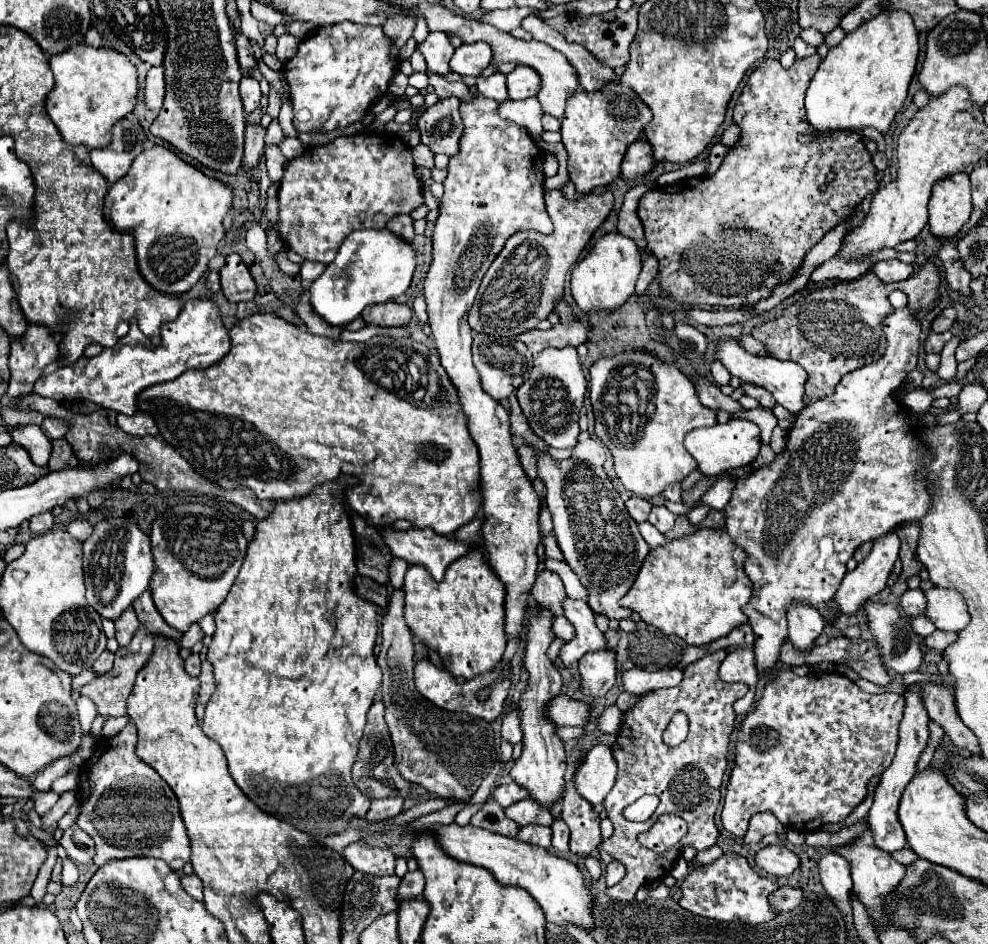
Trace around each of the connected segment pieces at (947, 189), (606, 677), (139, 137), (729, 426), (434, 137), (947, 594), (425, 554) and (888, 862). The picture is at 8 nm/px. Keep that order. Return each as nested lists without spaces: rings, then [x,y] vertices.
[[[954,174],[938,186],[928,202],[930,232],[936,238],[954,238],[972,214],[968,174]]]
[[[604,648],[596,652],[596,658],[590,656],[578,662],[578,671],[582,676],[582,692],[586,696],[604,696],[608,688],[616,682],[616,652]]]
[[[128,114],[112,126],[112,142],[108,146],[90,150],[92,166],[100,170],[110,184],[114,184],[128,172],[134,158],[144,150],[146,140],[146,132],[142,130],[138,118]]]
[[[728,420],[726,424],[716,424],[710,428],[692,430],[684,440],[686,450],[698,462],[698,470],[706,476],[728,472],[730,468],[750,466],[760,452],[760,428],[750,420]]]
[[[446,98],[440,100],[436,106],[428,108],[418,120],[422,144],[426,144],[432,152],[440,152],[446,156],[458,154],[460,138],[464,132],[458,108],[458,98]]]
[[[930,588],[926,592],[926,600],[928,600],[926,616],[934,622],[938,630],[958,632],[970,620],[966,602],[960,598],[960,594],[954,594],[952,590]]]
[[[386,528],[384,538],[390,550],[394,550],[396,558],[406,560],[408,564],[424,566],[436,582],[442,582],[446,568],[454,560],[466,556],[472,550],[468,542],[440,536],[430,528],[410,528],[404,532]]]
[[[868,830],[862,838],[858,838],[854,844],[844,846],[844,848],[836,848],[836,852],[850,860],[852,880],[854,880],[854,888],[852,888],[852,890],[858,894],[860,902],[868,908],[870,916],[880,918],[880,916],[882,916],[882,910],[880,910],[882,896],[886,896],[888,892],[892,892],[892,890],[898,886],[898,882],[902,880],[902,876],[904,876],[904,872],[906,872],[906,866],[902,866],[900,862],[896,862],[888,852],[878,850],[878,848],[872,844],[872,834],[870,834],[870,830]]]

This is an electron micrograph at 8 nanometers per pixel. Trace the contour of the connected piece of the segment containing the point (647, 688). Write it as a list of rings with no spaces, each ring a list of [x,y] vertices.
[[[626,670],[622,672],[622,686],[626,692],[634,696],[648,694],[652,690],[676,686],[682,680],[682,670],[656,670],[656,672],[642,672],[642,670]]]

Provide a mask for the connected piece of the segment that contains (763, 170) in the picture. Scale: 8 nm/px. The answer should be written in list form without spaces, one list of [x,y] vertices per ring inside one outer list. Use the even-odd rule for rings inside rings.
[[[818,54],[808,56],[808,58],[798,58],[790,68],[784,68],[780,64],[780,60],[772,58],[772,60],[764,60],[748,78],[736,106],[734,106],[734,124],[740,126],[740,138],[738,144],[734,144],[726,156],[722,166],[718,168],[716,174],[712,176],[700,176],[700,178],[688,178],[682,180],[674,186],[666,186],[666,188],[654,188],[650,192],[646,192],[640,198],[638,204],[638,218],[644,226],[644,236],[646,236],[646,252],[650,256],[654,256],[658,260],[658,274],[656,280],[664,292],[664,296],[668,296],[670,300],[674,300],[676,304],[710,304],[710,306],[722,306],[722,308],[742,308],[742,306],[752,306],[762,298],[768,298],[772,294],[772,290],[778,284],[788,282],[798,268],[802,266],[802,258],[806,256],[806,252],[822,240],[822,236],[830,230],[834,230],[842,220],[852,218],[856,214],[858,204],[868,196],[874,194],[880,188],[880,180],[876,178],[876,166],[872,164],[872,156],[864,146],[864,140],[858,132],[854,130],[832,130],[832,132],[816,132],[814,126],[810,126],[810,122],[806,120],[806,110],[804,110],[804,94],[806,88],[812,80],[812,74],[818,70],[822,58]],[[800,134],[812,134],[814,140],[810,144],[802,144],[798,142]]]

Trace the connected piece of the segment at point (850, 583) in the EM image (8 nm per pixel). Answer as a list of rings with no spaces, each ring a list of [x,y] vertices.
[[[888,532],[882,538],[874,540],[872,552],[864,562],[856,566],[856,570],[848,572],[834,596],[842,614],[854,614],[862,602],[874,598],[880,590],[886,588],[888,576],[898,560],[900,540],[896,532]]]

